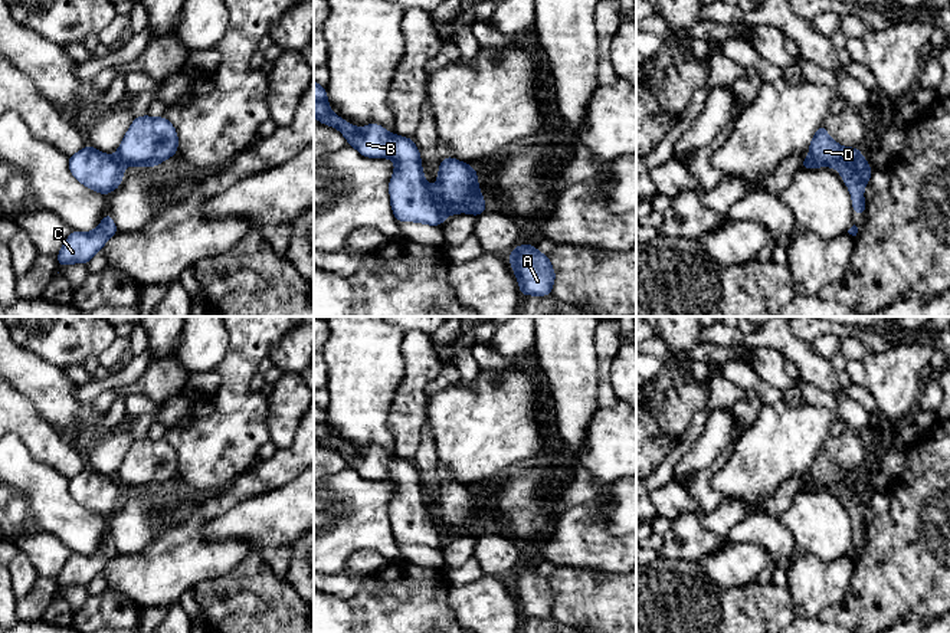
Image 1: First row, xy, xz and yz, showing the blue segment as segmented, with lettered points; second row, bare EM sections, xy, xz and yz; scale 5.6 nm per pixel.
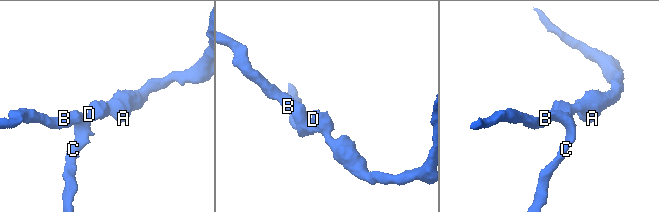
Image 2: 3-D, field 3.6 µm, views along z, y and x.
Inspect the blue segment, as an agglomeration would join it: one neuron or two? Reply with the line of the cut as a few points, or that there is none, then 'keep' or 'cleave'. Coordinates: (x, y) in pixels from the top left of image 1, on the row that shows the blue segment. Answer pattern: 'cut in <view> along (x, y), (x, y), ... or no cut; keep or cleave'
cut in xz along (435, 190), (446, 215); cleave

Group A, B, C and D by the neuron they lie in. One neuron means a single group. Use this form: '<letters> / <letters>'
A D / B C

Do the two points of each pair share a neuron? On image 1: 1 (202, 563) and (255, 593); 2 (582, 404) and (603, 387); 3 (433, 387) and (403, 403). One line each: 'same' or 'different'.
1: different
2: different
3: different

